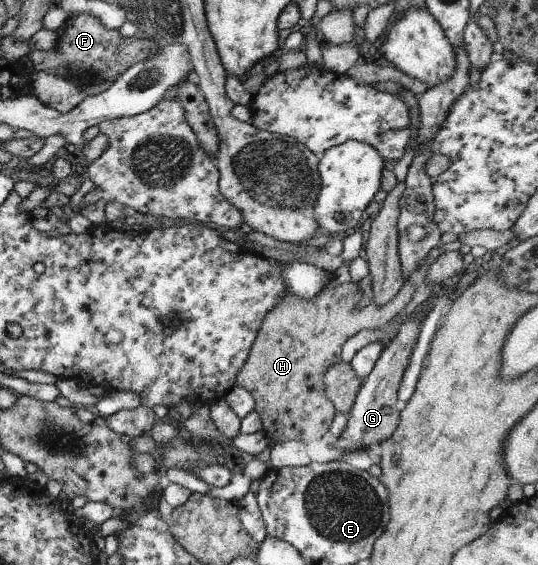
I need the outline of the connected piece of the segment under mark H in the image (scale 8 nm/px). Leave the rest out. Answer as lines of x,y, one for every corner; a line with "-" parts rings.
352,281
346,285
334,285
334,297
299,298
289,291
285,292
277,305
266,313
248,358
235,378
235,386
248,391
253,397
253,411
260,416
263,434
269,444
299,440
310,446
310,441
319,441
322,438
336,415
332,403
325,397
325,372
333,364
341,362
341,347
348,338
362,329
376,330
384,327
407,306
412,295
412,285
405,282
394,298
385,305
376,306
371,302
359,310
356,309
356,304
361,300
361,293
358,285

